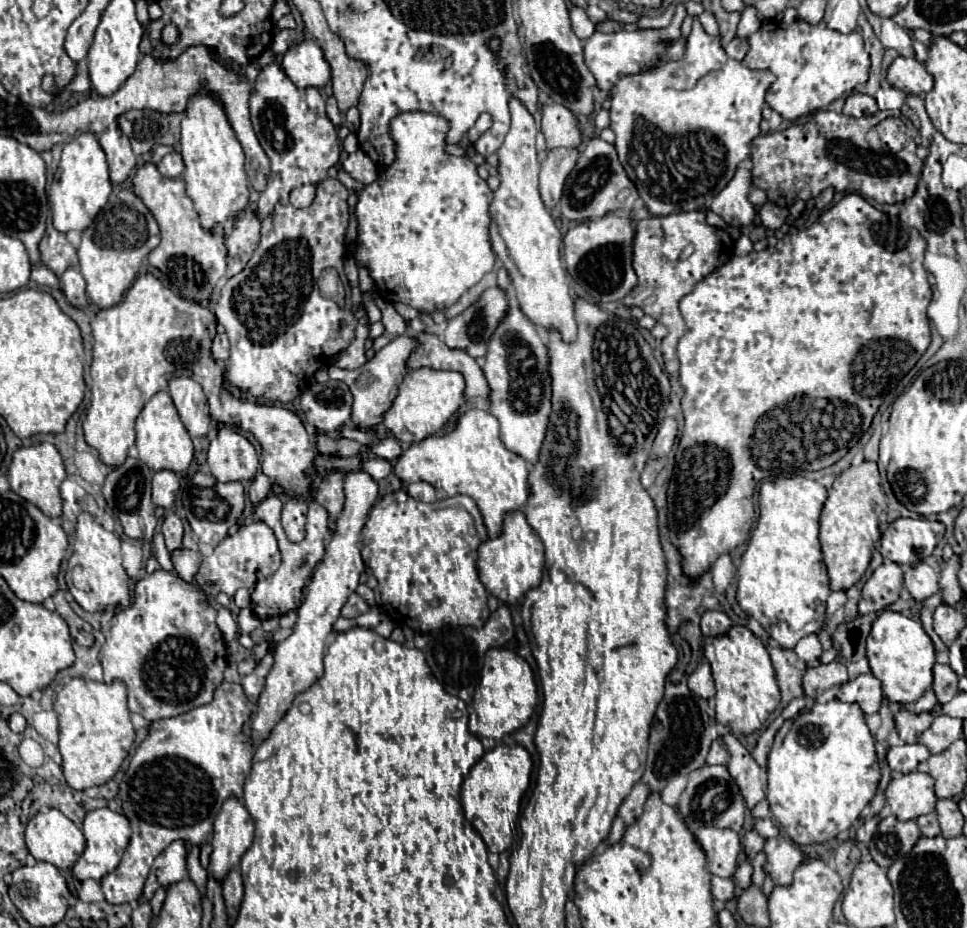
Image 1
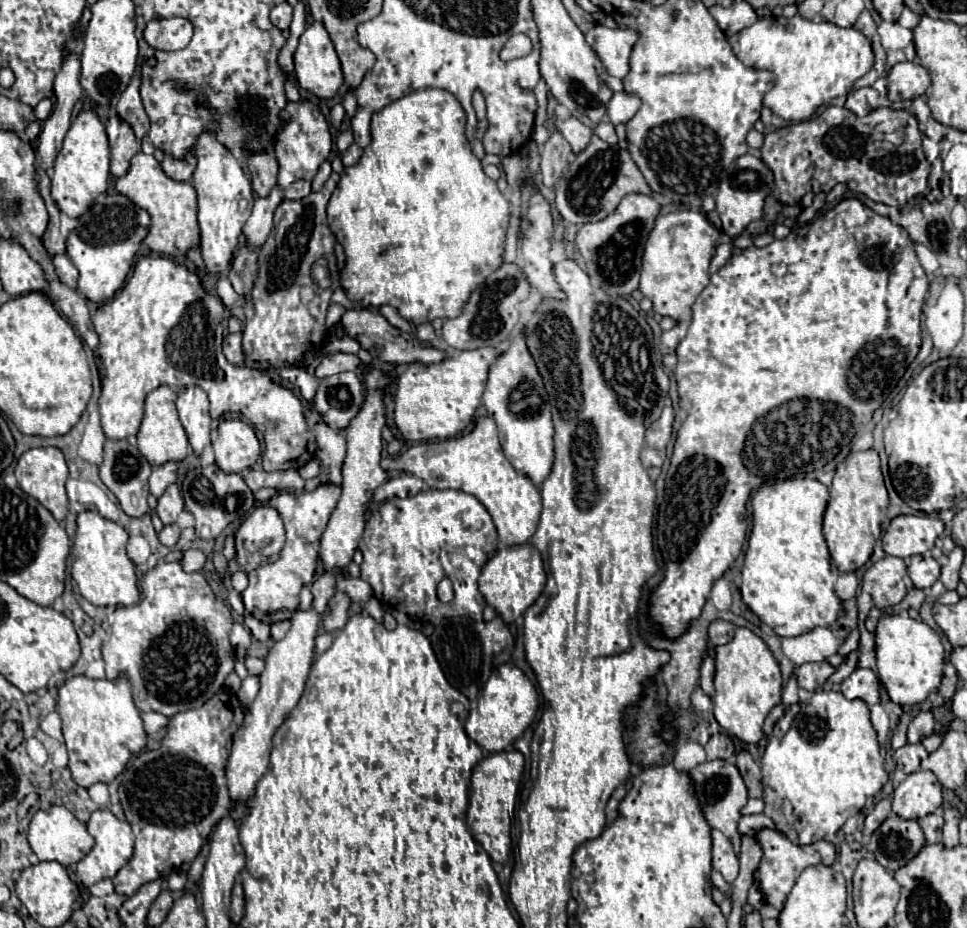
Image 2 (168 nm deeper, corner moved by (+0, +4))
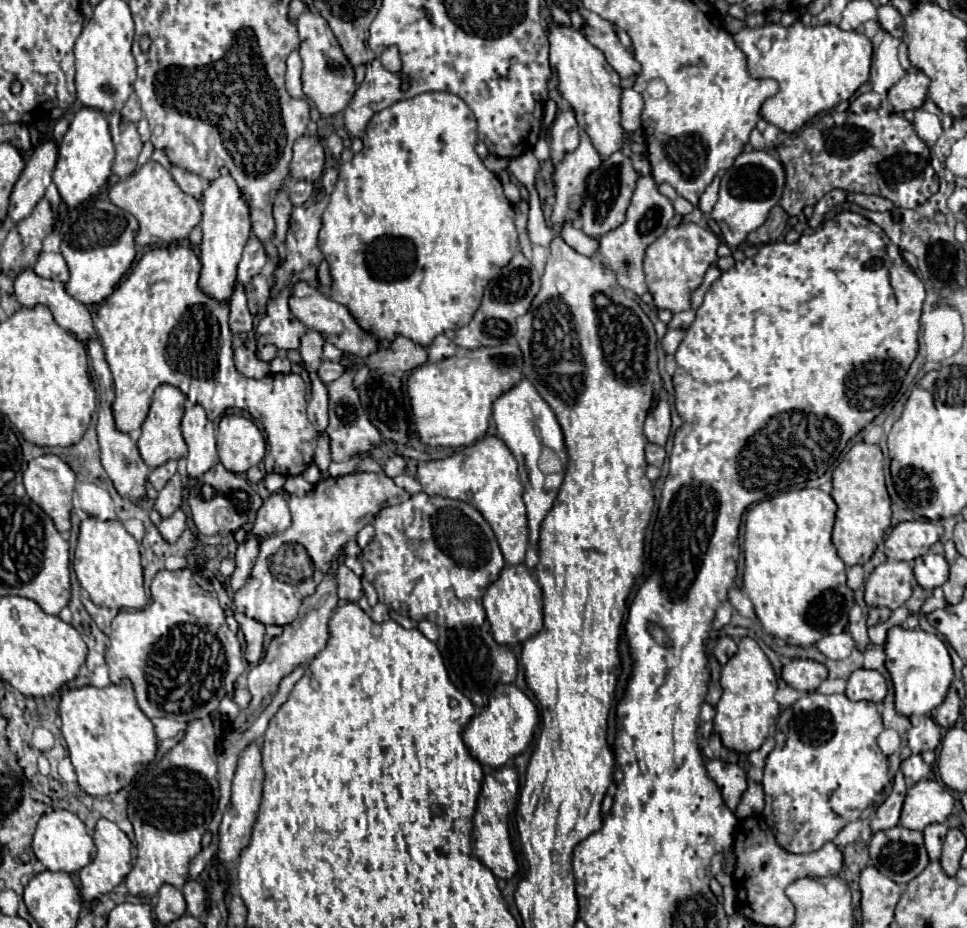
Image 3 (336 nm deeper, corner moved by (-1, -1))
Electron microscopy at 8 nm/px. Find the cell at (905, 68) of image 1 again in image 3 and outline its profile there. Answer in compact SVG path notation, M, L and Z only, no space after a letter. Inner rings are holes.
M910 70L902 80L898 80L888 90L888 102L894 112L902 114L906 110L916 110L924 104L928 94L930 78L920 70Z

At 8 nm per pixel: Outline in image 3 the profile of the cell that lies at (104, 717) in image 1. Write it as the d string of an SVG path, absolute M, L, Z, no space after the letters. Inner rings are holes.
M130 680L106 688L74 688L62 694L60 702L62 736L68 744L70 760L78 774L80 788L94 796L106 796L128 786L134 776L154 762L156 732L152 720L138 708Z

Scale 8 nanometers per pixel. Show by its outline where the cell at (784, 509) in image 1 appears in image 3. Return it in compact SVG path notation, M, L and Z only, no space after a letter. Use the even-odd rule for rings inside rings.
M805 487L782 492L750 506L744 528L744 592L752 600L764 630L786 644L814 646L826 634L838 634L848 624L848 610L856 604L854 592L846 584L846 564L832 544L836 502L819 488Z

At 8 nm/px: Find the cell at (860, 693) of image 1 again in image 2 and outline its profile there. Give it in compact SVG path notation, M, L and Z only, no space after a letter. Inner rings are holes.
M855 669L843 683L841 693L847 699L863 699L869 707L879 703L879 679L873 669Z

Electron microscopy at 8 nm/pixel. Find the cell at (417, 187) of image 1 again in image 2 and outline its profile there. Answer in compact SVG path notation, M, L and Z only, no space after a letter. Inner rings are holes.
M443 89L413 91L413 93L393 101L391 105L387 105L385 109L381 109L379 113L373 115L371 137L373 137L373 141L369 147L365 147L361 161L353 167L345 167L345 171L341 173L341 181L339 181L337 189L333 191L329 205L327 205L329 227L333 229L337 241L345 247L345 255L347 255L345 269L341 271L341 285L343 285L347 297L357 301L361 307L375 309L375 307L387 303L387 305L393 305L401 317L405 317L407 321L411 321L415 325L431 323L437 317L441 317L441 319L457 317L461 313L461 307L465 305L467 297L471 295L471 291L477 285L481 285L487 279L487 275L491 275L503 263L505 235L507 235L507 225L509 225L509 217L511 217L509 201L501 195L501 191L497 189L497 183L483 173L481 161L471 153L471 145L465 139L463 107L449 91L443 91Z

